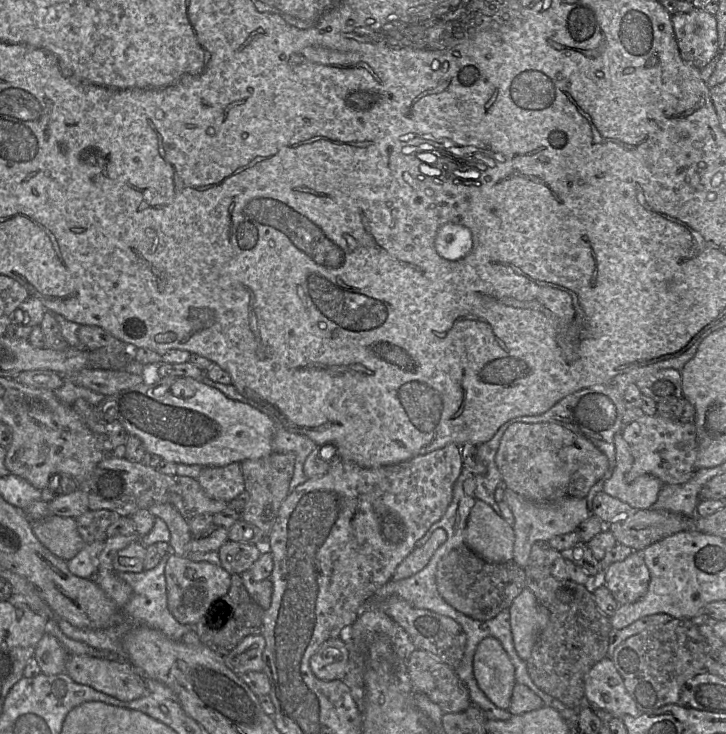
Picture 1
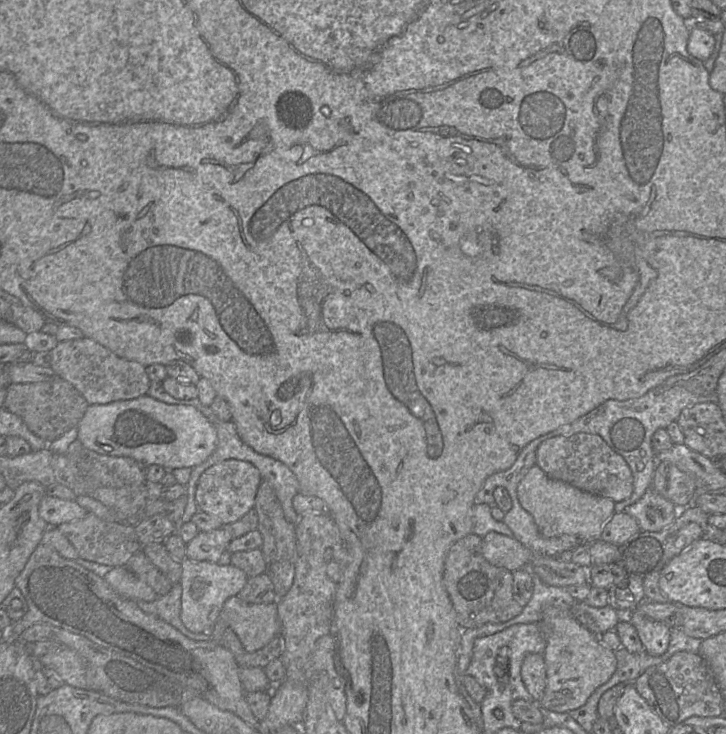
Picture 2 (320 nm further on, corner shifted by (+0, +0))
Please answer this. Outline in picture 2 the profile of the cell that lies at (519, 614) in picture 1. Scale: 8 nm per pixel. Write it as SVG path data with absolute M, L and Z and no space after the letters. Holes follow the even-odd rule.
M558 607L544 609L538 623L546 639L543 652L546 664L546 688L538 702L541 709L567 713L583 706L616 670L614 651L605 646L591 631L579 624L569 613Z

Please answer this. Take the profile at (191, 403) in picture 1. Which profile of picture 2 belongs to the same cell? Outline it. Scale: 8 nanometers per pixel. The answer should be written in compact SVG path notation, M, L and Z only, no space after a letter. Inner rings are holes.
M143 395L130 400L118 400L109 404L89 405L78 424L78 438L88 449L113 457L129 457L146 467L159 465L167 470L194 468L206 461L218 446L215 426L192 405L173 405Z

